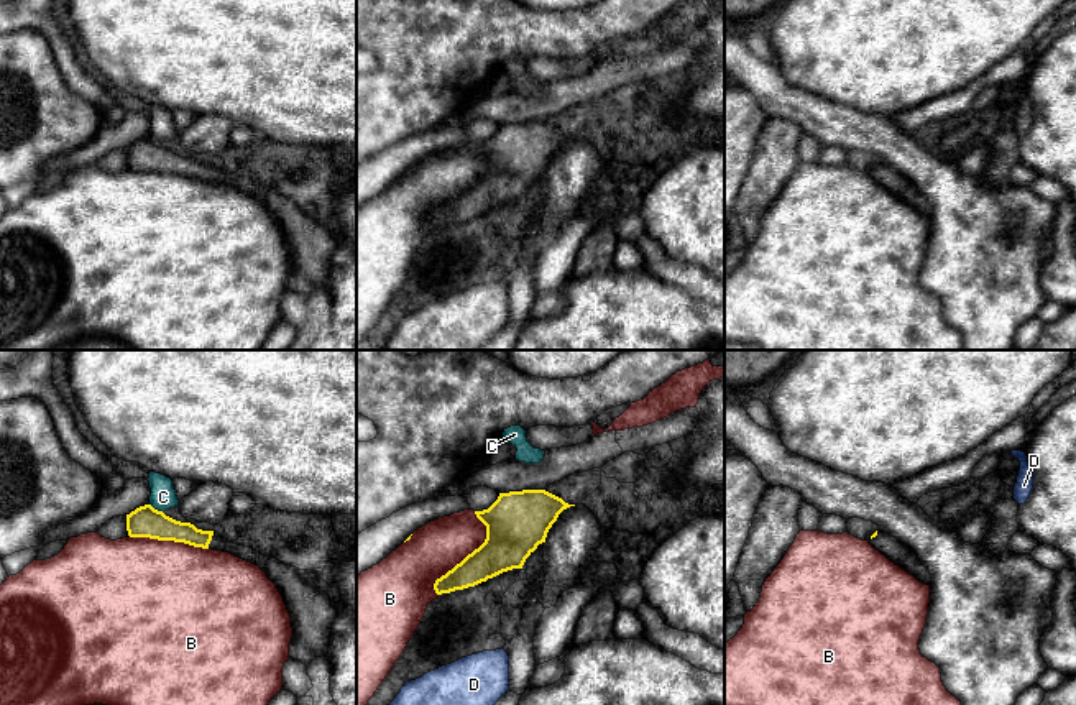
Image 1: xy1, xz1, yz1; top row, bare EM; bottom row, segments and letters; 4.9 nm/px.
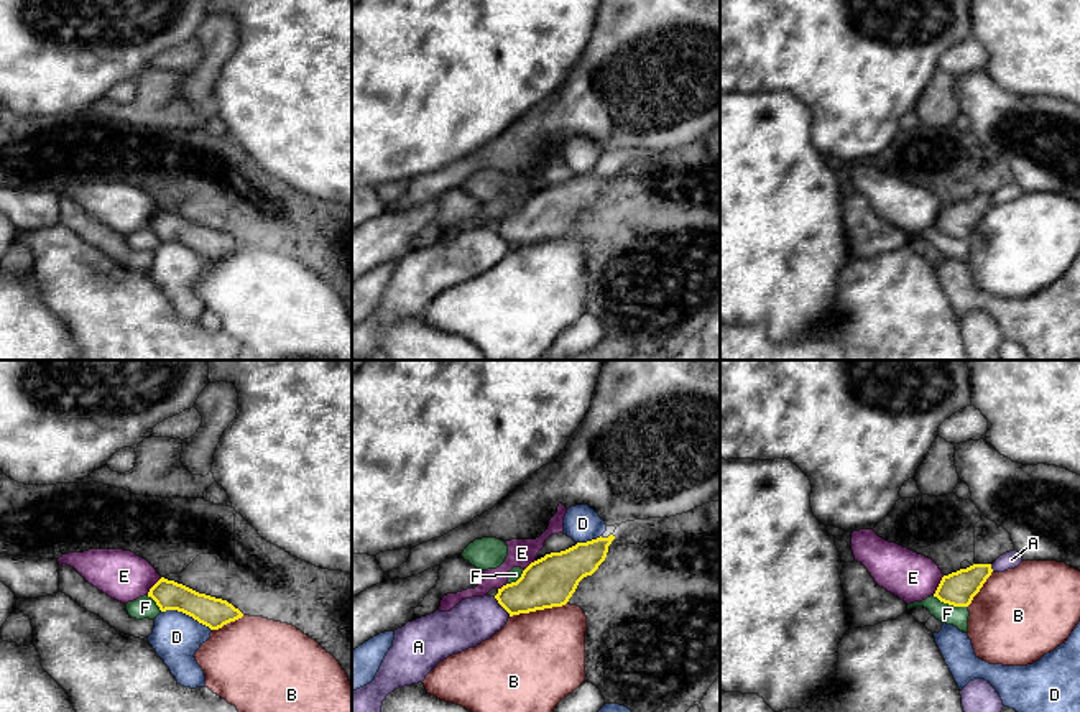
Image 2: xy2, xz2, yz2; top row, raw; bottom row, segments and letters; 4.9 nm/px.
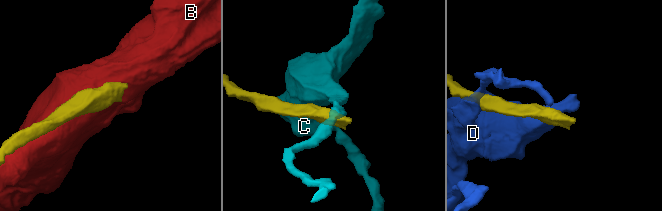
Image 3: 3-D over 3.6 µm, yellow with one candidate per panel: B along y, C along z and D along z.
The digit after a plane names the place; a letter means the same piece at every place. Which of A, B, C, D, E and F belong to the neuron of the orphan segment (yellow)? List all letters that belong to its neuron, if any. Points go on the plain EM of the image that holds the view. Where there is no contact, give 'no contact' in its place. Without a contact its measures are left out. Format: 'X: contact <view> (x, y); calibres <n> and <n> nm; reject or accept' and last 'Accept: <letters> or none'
A: contact xz2 (502, 237); calibres 240 and 220 nm; reject
B: contact xz1 (469, 186); calibres 280 and 260 nm; reject
C: contact xy1 (156, 142); calibres 160 and 130 nm; reject
D: contact xy2 (186, 245); calibres 150 and 240 nm; reject
E: contact yz2 (939, 217); calibres 170 and 240 nm; reject
F: contact yz2 (950, 235); calibres 170 and 100 nm; reject
Accept: none

